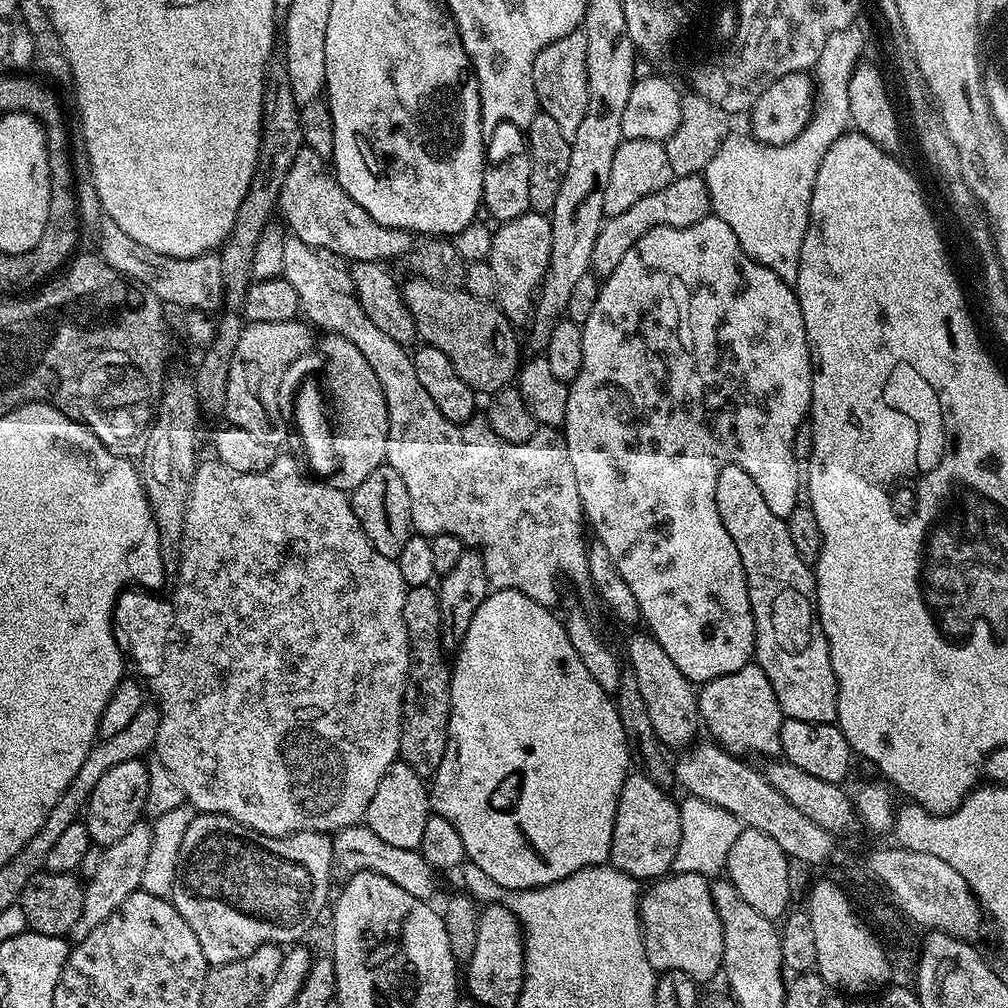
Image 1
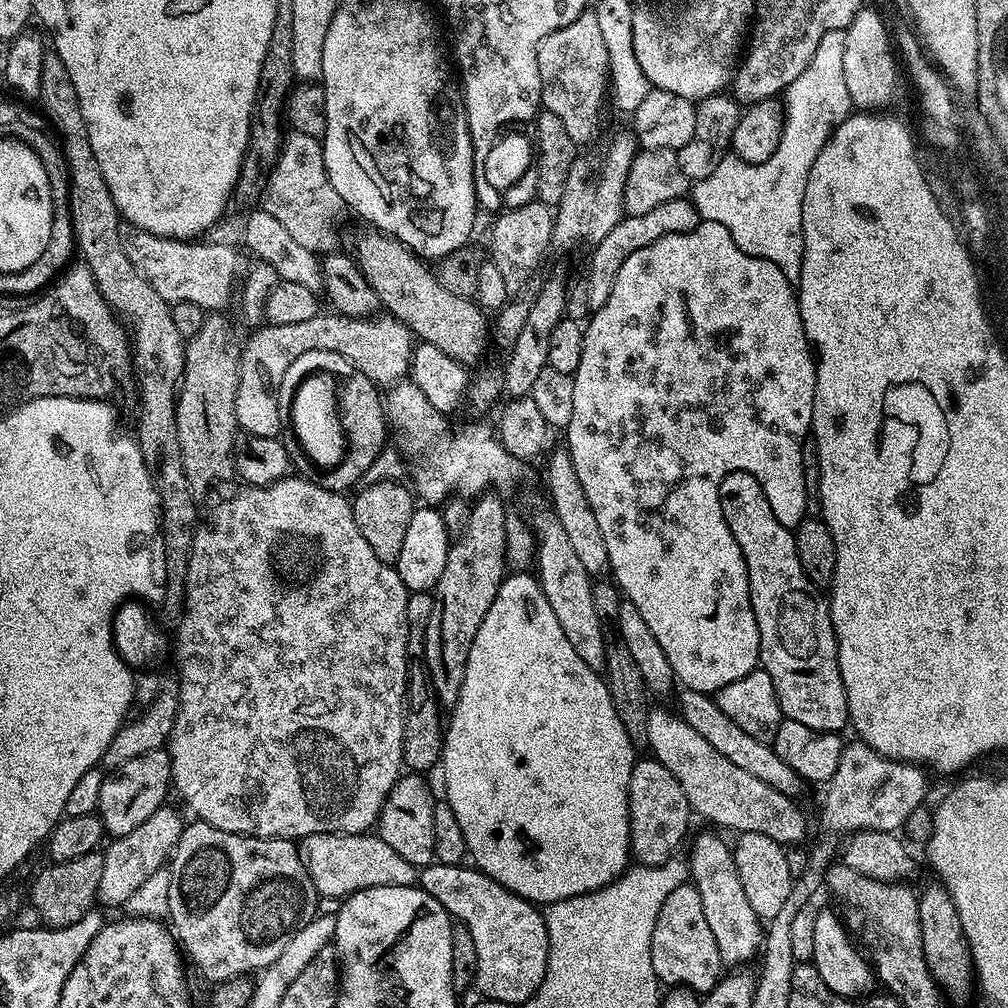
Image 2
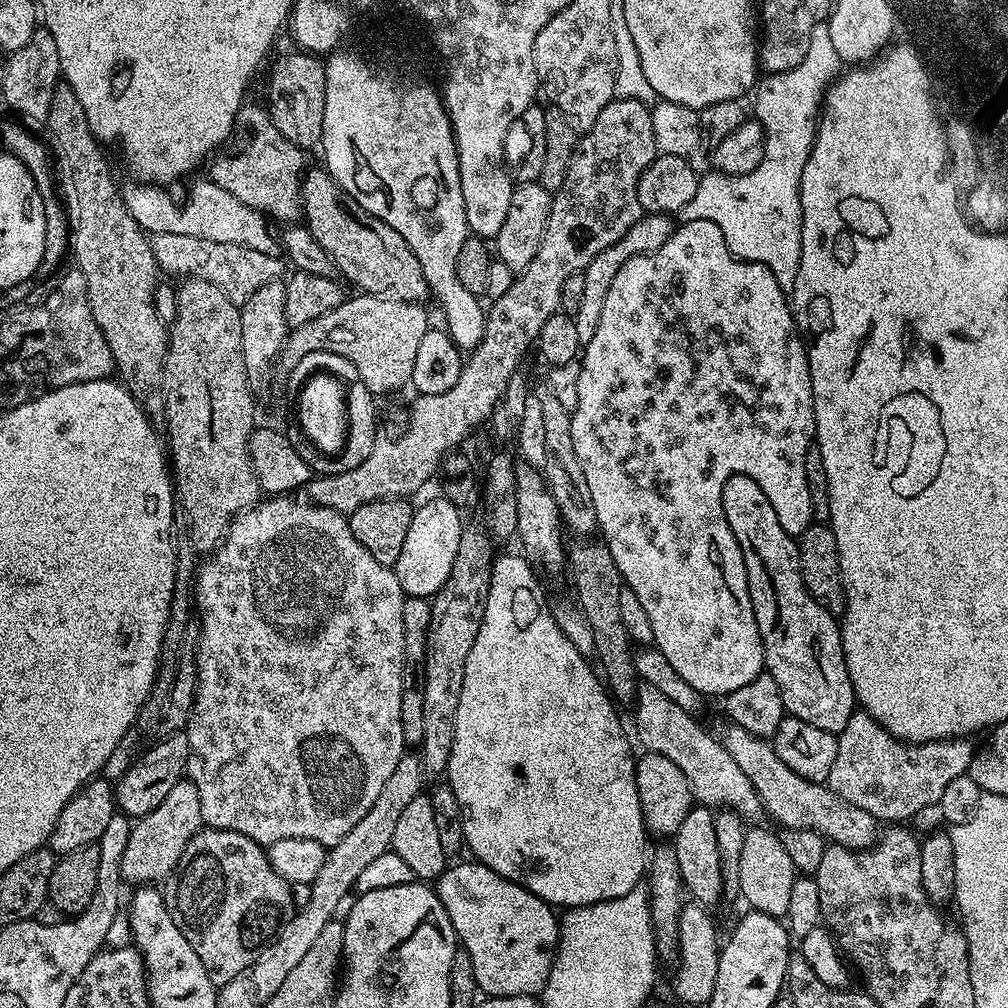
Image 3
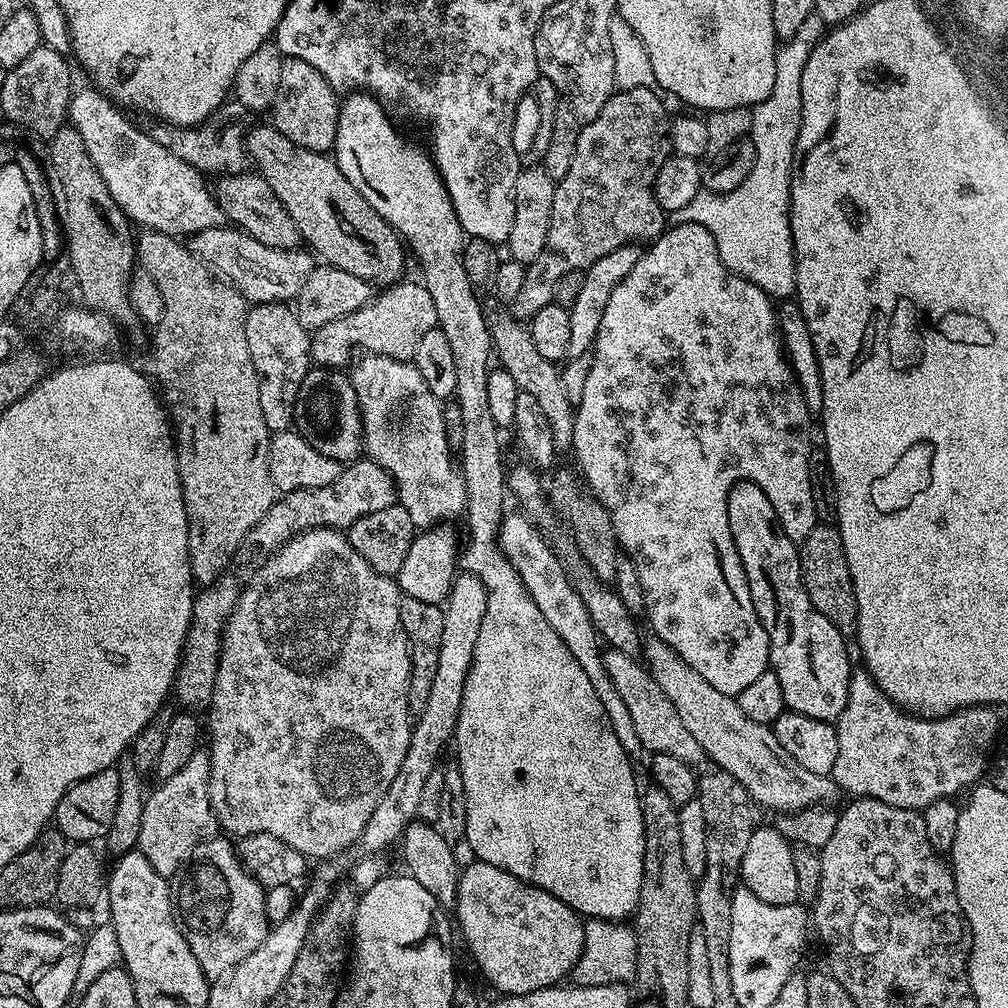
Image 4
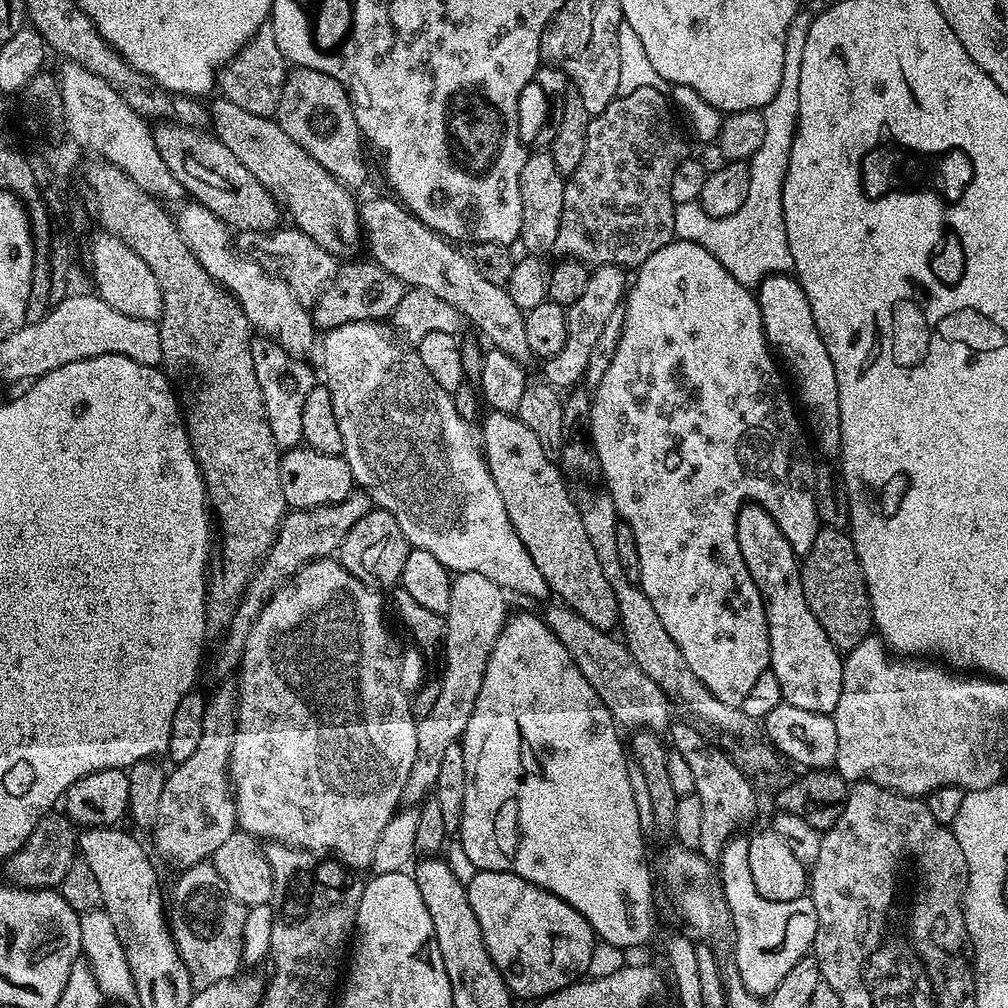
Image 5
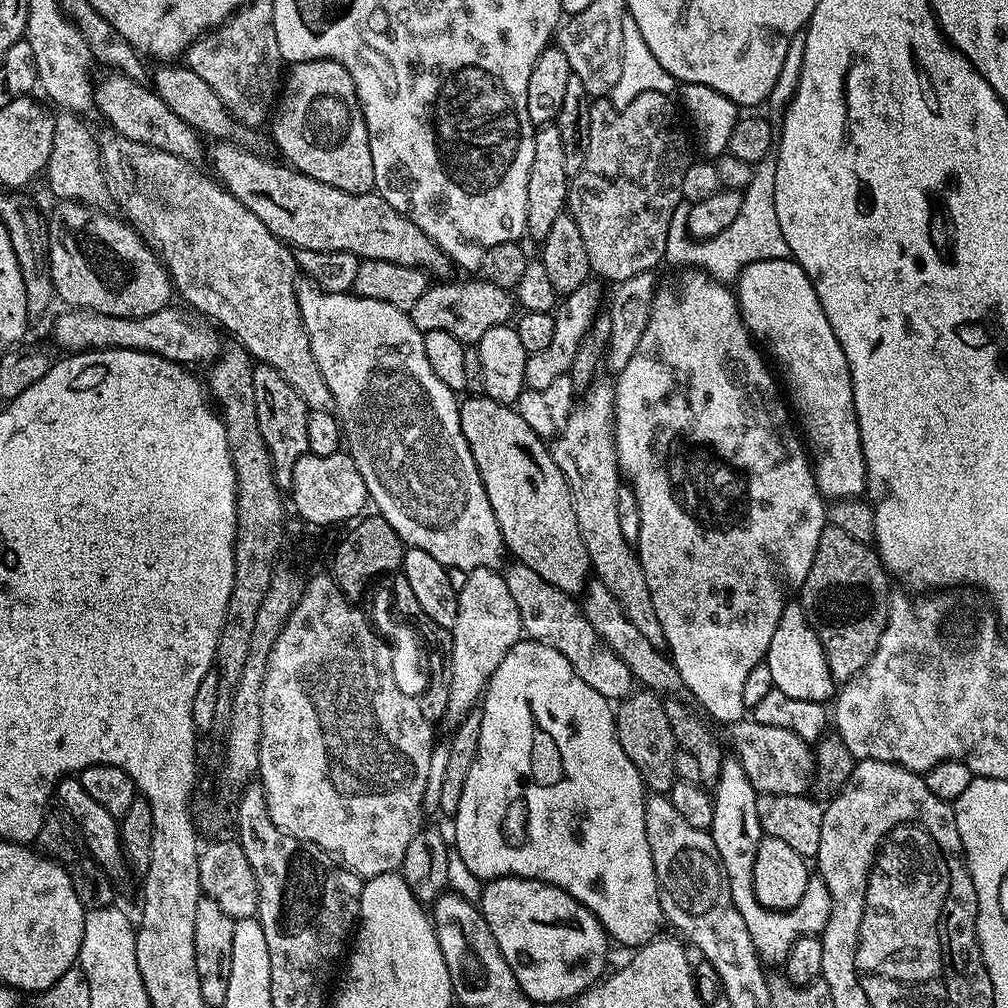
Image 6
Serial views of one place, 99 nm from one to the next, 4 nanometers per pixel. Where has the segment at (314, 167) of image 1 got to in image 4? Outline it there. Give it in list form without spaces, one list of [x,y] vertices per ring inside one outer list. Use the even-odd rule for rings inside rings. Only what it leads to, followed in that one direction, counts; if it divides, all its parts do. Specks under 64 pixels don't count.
[[[225,102],[221,104],[220,111],[203,120],[195,128],[178,128],[156,122],[153,123],[153,128],[150,128],[150,134],[154,142],[158,142],[158,146],[166,146],[166,150],[170,150],[174,158],[182,158],[182,162],[197,168],[201,174],[212,178],[235,176],[237,172],[245,171],[250,164],[246,127],[244,128],[243,122],[240,121],[240,115],[242,109],[239,103]]]

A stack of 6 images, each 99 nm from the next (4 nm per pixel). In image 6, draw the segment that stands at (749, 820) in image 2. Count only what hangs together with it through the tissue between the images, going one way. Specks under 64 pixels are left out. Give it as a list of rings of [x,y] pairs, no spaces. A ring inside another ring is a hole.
[[[512,562],[502,575],[510,590],[510,598],[514,598],[514,606],[518,606],[520,626],[523,633],[540,644],[554,646],[562,653],[564,660],[574,668],[578,678],[593,687],[610,702],[616,702],[628,695],[634,688],[634,677],[625,662],[598,636],[598,632],[590,626],[585,618],[581,605],[570,598],[569,593],[558,590],[558,586],[550,586],[546,578],[534,574],[530,566]]]

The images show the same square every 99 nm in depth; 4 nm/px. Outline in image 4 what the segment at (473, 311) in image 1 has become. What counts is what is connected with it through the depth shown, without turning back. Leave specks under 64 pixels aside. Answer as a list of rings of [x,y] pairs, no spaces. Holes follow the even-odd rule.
[[[265,122],[261,128],[254,129],[253,132],[251,129],[247,133],[246,143],[255,171],[268,183],[270,190],[278,194],[278,202],[286,206],[286,214],[290,214],[290,218],[294,218],[294,226],[298,226],[301,241],[319,259],[321,256],[324,264],[332,264],[338,270],[346,270],[358,278],[367,280],[373,286],[391,286],[403,277],[400,275],[404,272],[405,241],[395,228],[391,228],[376,213],[374,206],[370,206],[370,202],[366,202],[366,198],[362,198],[362,194],[354,190],[350,178],[342,174],[342,170],[331,155],[306,150],[290,142],[286,134],[282,134],[268,122]]]

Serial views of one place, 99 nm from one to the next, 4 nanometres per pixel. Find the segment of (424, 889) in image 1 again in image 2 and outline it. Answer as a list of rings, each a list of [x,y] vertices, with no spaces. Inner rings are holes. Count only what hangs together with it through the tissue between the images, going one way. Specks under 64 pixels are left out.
[[[319,832],[306,836],[302,840],[302,859],[307,879],[321,897],[347,898],[353,892],[374,886],[410,888],[418,880],[418,869],[406,862],[406,858],[402,858],[402,854],[397,854],[391,846],[386,846],[386,842],[382,842],[378,834],[345,836],[335,832]]]

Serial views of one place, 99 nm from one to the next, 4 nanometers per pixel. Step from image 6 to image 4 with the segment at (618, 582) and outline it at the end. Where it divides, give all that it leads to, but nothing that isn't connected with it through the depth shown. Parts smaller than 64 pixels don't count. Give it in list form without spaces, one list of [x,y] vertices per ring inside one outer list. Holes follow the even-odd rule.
[[[645,635],[642,656],[648,673],[654,682],[658,682],[658,686],[662,686],[662,694],[670,698],[674,710],[678,710],[678,718],[682,718],[686,730],[694,734],[705,757],[709,761],[713,760],[712,764],[717,769],[724,769],[733,775],[761,809],[769,808],[772,814],[787,814],[815,804],[836,806],[841,803],[840,787],[831,776],[813,774],[797,760],[790,758],[790,754],[782,750],[782,742],[778,742],[769,725],[746,718],[746,714],[742,714],[742,709],[738,707],[736,697],[722,694],[722,690],[714,690],[714,686],[710,686],[710,682],[706,682],[698,670],[682,662],[680,655],[670,650],[662,638]]]

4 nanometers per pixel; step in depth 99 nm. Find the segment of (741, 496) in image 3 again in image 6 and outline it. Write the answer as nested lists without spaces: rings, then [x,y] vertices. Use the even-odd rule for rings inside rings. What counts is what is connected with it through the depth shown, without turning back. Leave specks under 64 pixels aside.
[[[798,602],[785,603],[782,618],[778,618],[778,627],[774,630],[774,638],[770,638],[766,663],[770,666],[772,687],[782,690],[782,694],[790,694],[790,698],[824,704],[831,701],[837,691],[838,684],[830,674],[822,642],[818,642],[818,634],[810,626]]]

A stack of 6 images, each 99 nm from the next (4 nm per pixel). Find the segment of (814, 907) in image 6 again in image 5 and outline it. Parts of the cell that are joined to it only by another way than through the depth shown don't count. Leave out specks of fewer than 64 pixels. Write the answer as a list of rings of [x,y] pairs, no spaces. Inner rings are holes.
[[[736,834],[728,841],[718,861],[718,879],[726,906],[730,910],[732,932],[736,936],[734,967],[746,990],[766,998],[782,982],[782,977],[794,967],[798,958],[812,952],[812,943],[818,930],[818,914],[814,911],[811,895],[805,894],[790,902],[770,902],[756,893],[754,878],[746,871],[748,836]]]

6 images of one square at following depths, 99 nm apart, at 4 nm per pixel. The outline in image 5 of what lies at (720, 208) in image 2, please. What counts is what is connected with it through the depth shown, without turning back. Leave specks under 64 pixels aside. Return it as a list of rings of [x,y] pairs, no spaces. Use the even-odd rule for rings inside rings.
[[[797,11],[786,30],[786,54],[782,58],[778,94],[774,94],[774,98],[770,98],[770,102],[762,109],[766,134],[762,146],[754,150],[748,165],[750,194],[746,194],[746,202],[742,202],[741,208],[734,210],[734,214],[726,218],[714,218],[706,214],[706,210],[702,210],[698,202],[682,202],[675,205],[675,239],[698,242],[706,250],[710,250],[710,254],[714,254],[714,258],[718,258],[718,262],[722,262],[722,266],[726,266],[726,270],[730,270],[730,274],[738,278],[738,282],[749,286],[759,286],[767,276],[778,276],[793,271],[786,222],[782,214],[782,190],[796,133],[802,50],[806,50],[806,34],[810,34],[813,18],[811,11],[804,11]]]

